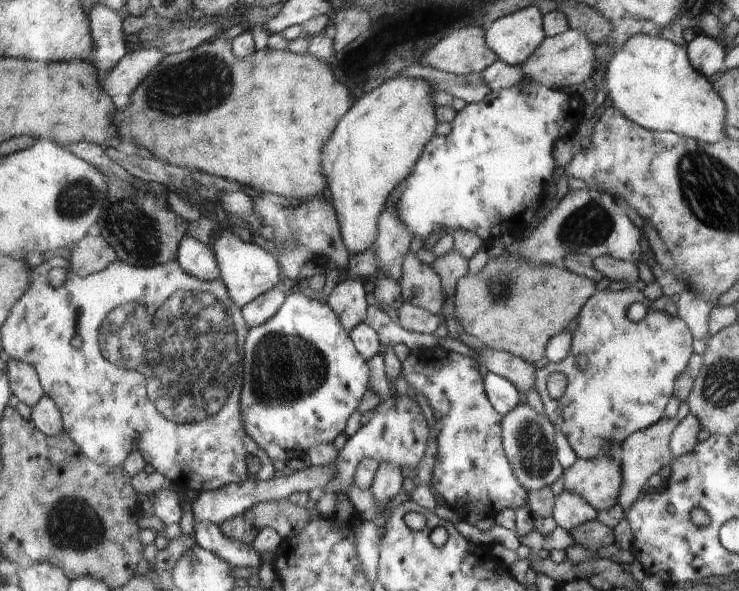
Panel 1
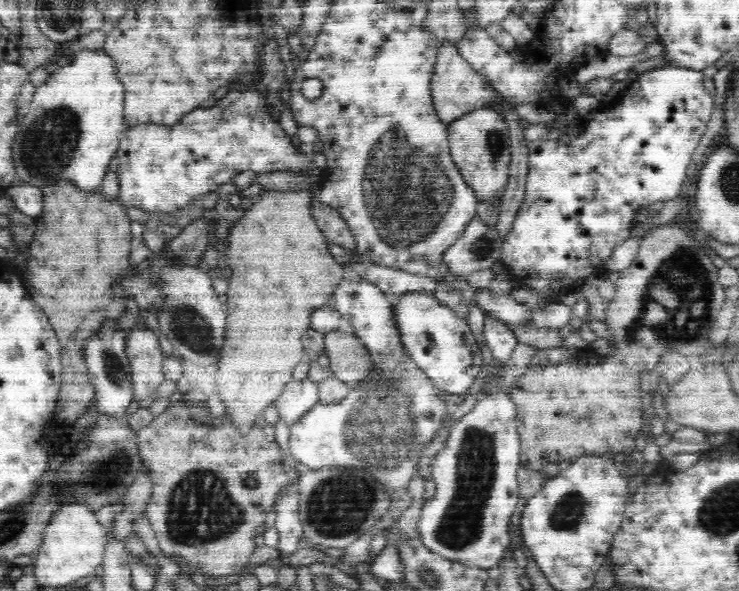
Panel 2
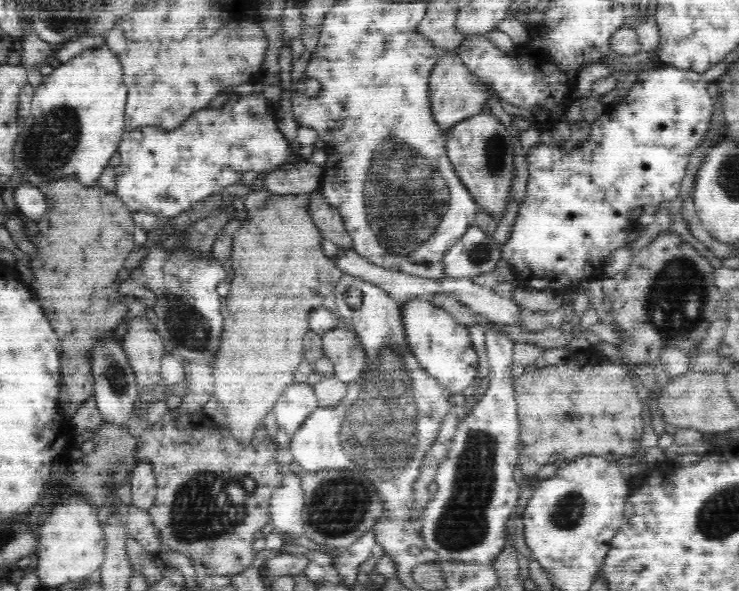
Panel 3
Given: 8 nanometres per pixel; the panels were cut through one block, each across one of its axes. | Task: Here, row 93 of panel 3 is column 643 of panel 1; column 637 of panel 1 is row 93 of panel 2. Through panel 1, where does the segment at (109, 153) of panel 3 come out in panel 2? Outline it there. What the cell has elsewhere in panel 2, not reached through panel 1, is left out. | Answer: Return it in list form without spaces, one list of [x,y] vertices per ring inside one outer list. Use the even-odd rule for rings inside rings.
[[[82,50],[74,56],[73,60],[68,64],[59,67],[46,82],[36,88],[32,102],[29,104],[23,122],[19,127],[19,131],[15,136],[13,144],[13,163],[17,181],[29,184],[41,189],[42,187],[56,184],[56,182],[70,182],[75,188],[81,190],[82,193],[98,192],[103,183],[106,173],[109,171],[110,160],[117,156],[117,150],[120,144],[122,133],[125,131],[124,125],[124,102],[123,102],[123,84],[115,77],[115,65],[107,54],[103,51]]]

